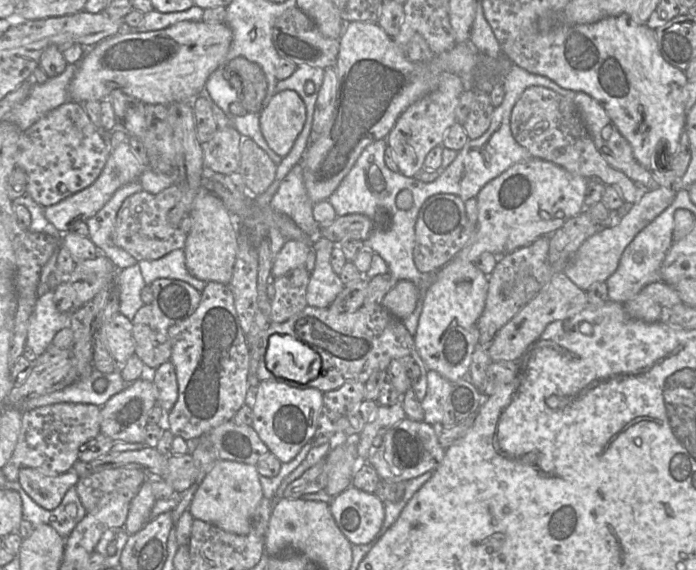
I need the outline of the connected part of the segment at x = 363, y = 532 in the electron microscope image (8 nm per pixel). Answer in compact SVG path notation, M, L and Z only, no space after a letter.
M349 486L333 497L329 506L351 544L368 544L376 539L384 522L385 504L375 493Z

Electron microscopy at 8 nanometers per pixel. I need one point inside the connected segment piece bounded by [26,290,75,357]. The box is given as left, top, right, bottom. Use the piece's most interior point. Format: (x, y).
(46, 320)

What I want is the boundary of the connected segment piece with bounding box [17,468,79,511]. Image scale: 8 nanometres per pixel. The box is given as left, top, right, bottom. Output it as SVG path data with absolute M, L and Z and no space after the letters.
M22 468L17 482L36 504L51 511L61 504L66 492L75 487L78 479L73 469L58 476L47 476L32 468Z

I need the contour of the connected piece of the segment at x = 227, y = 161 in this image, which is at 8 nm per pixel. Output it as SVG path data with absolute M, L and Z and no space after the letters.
M231 125L218 129L209 141L202 144L203 164L206 171L222 175L238 171L242 137Z

